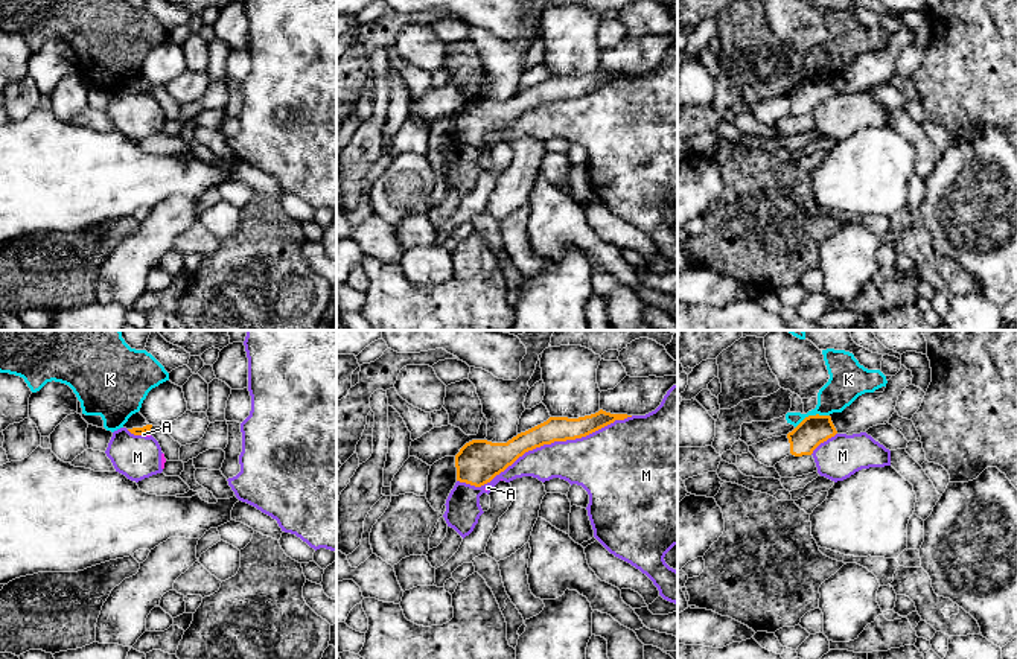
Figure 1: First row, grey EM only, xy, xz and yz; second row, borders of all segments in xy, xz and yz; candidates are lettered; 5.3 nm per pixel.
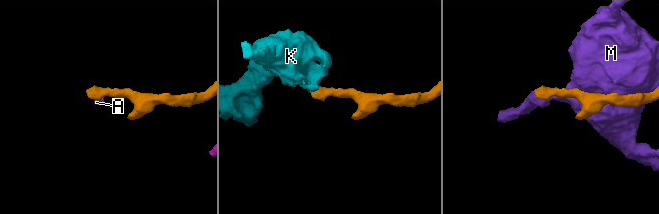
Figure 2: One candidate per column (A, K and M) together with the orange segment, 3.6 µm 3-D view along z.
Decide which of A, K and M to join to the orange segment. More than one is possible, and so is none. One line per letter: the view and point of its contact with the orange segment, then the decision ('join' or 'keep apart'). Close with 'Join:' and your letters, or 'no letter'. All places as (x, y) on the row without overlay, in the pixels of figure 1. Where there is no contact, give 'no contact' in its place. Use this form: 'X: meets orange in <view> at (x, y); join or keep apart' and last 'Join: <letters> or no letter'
A: meets orange in xy at (145, 92); keep apart
K: meets orange in yz at (812, 75); keep apart
M: meets orange in xz at (544, 102); keep apart
Join: no letter

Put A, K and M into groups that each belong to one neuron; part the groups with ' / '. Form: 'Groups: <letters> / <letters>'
Groups: A M / K

